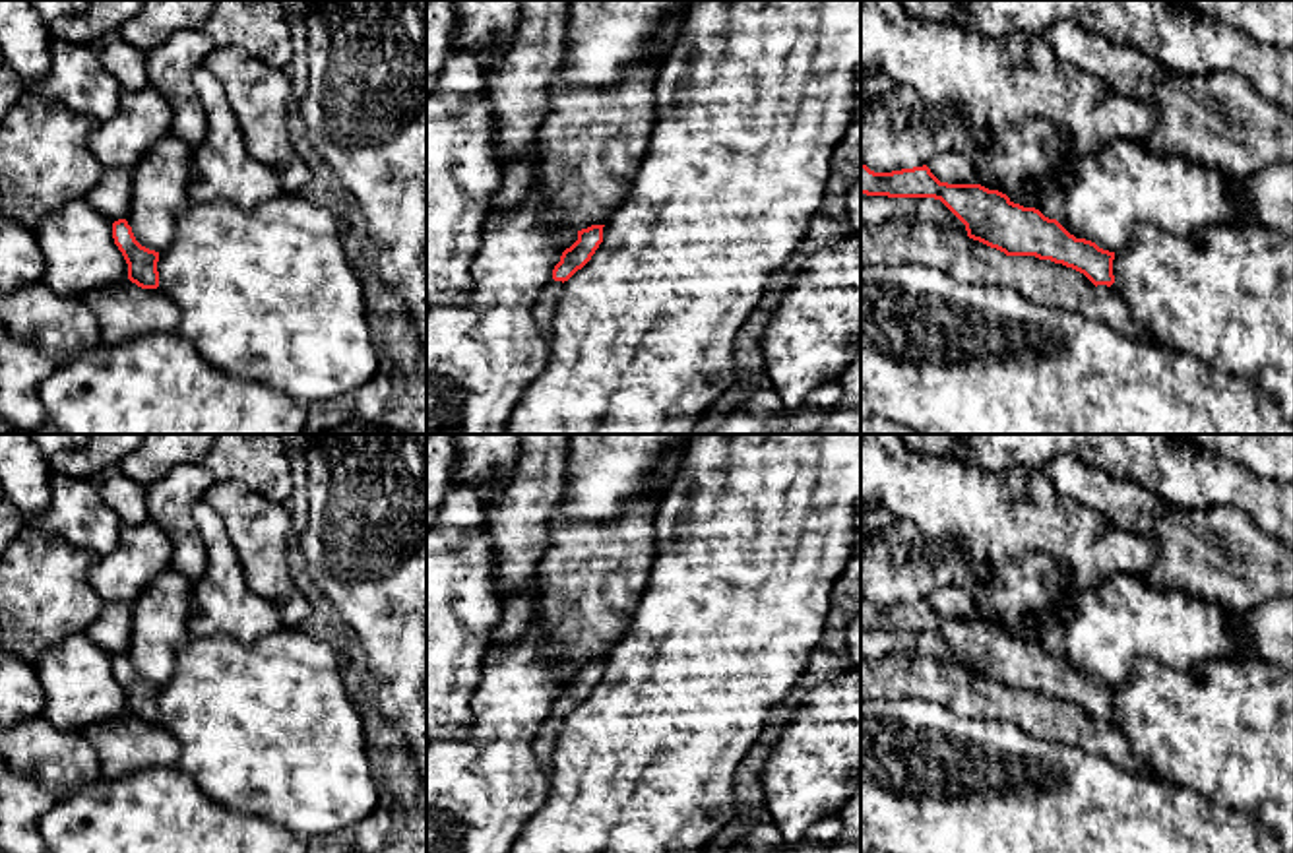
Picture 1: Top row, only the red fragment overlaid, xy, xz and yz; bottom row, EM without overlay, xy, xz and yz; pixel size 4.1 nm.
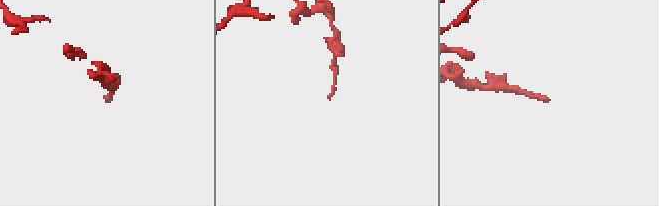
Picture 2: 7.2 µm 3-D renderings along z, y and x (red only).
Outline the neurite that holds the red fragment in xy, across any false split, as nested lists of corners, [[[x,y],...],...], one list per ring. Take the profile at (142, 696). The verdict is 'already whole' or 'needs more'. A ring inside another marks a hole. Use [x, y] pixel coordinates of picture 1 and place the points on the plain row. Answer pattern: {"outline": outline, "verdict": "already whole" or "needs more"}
{"outline": [[[126,653],[112,657],[112,673],[128,698],[128,713],[142,723],[159,721],[159,686],[142,680]]], "verdict": "already whole"}

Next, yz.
{"outline": [[[861,597],[861,628],[940,634],[963,659],[967,671],[1006,690],[1035,690],[1084,708],[1095,721],[1115,717],[1115,686],[1076,673],[1056,653],[1014,638],[981,618],[940,616],[927,599],[874,607]]], "verdict": "already whole"}

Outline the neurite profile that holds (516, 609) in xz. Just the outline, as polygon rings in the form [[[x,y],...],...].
[[[525,593],[508,595],[502,601],[502,618],[489,636],[487,653],[518,640],[527,630],[531,616],[533,601]]]

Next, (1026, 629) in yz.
[[[1033,616],[1020,618],[1016,622],[998,624],[1010,632],[1010,636],[1020,638],[1024,642],[1037,642],[1043,634],[1043,626],[1035,622]]]

